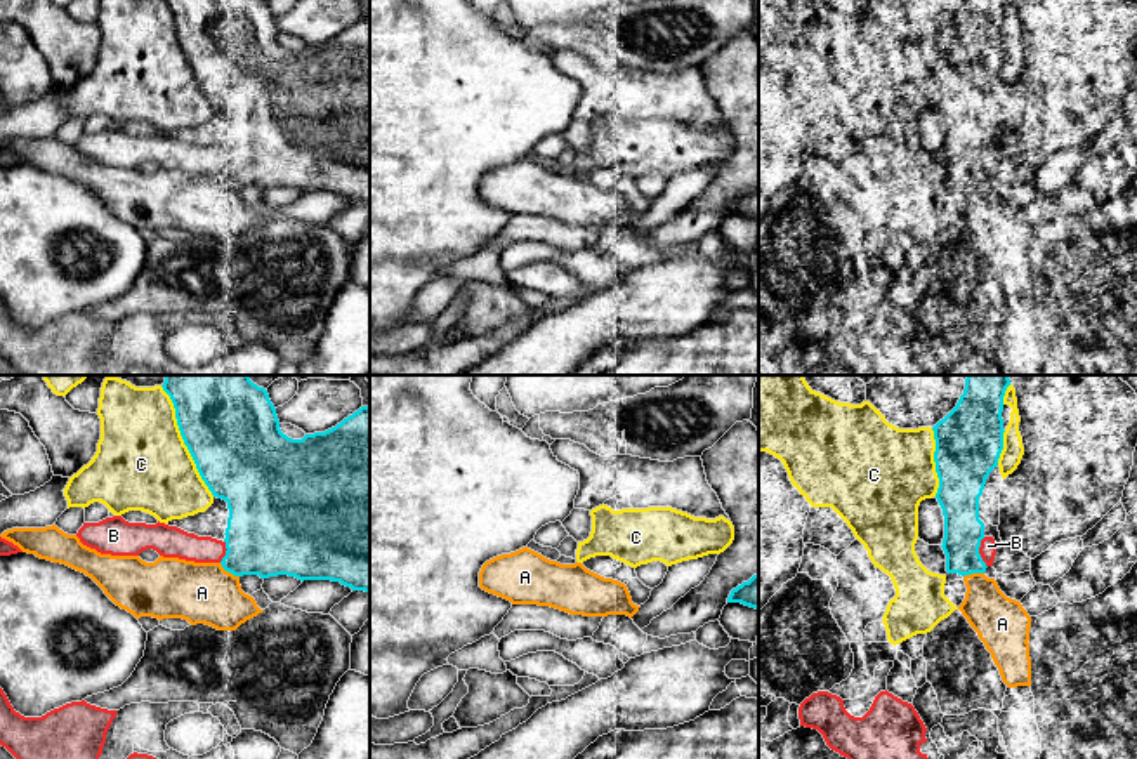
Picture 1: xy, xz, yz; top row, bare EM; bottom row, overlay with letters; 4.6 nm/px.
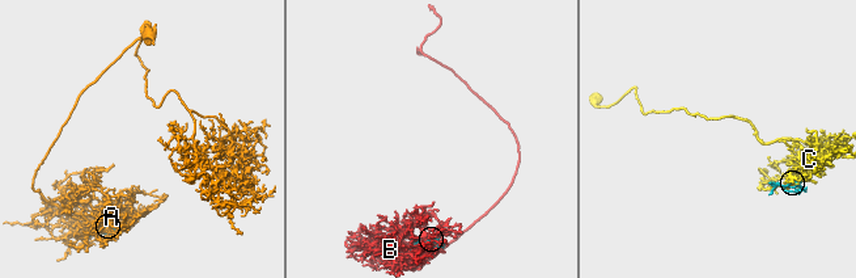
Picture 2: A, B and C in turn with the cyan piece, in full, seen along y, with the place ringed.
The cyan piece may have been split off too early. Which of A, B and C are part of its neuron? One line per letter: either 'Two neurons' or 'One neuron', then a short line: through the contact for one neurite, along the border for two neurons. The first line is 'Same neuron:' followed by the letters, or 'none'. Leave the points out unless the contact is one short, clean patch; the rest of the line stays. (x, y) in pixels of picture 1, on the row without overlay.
Same neuron: A
A: One neuron
B: Two neurons
C: Two neurons

